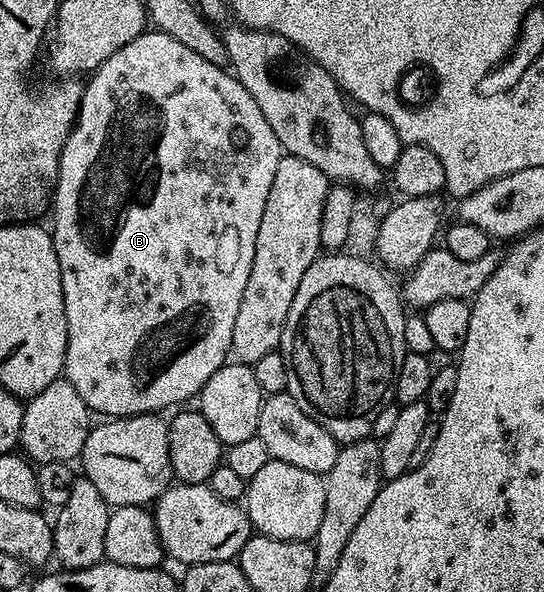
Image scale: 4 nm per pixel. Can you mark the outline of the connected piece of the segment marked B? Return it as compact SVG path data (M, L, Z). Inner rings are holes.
M146 29L142 35L135 37L123 49L111 53L103 65L88 76L89 84L84 84L81 92L81 108L77 114L77 122L73 124L73 132L67 137L63 145L63 153L59 161L59 173L57 174L57 190L53 193L51 204L51 216L53 215L53 227L51 234L55 253L59 257L59 273L63 281L63 301L67 313L67 353L65 354L65 370L63 377L71 385L75 385L75 393L83 397L83 401L89 407L90 412L101 414L101 417L124 417L127 415L148 415L150 413L164 412L164 407L176 408L185 405L189 398L200 396L203 385L220 367L225 366L231 355L231 333L235 330L235 317L239 314L239 301L243 301L243 289L247 286L247 277L251 277L251 261L255 261L255 237L259 237L259 221L263 221L263 209L267 206L267 193L271 193L271 181L275 181L275 169L279 169L279 161L282 157L281 146L271 133L271 125L267 125L267 117L255 105L255 97L243 89L243 85L222 64L207 61L207 57L199 57L192 49L187 49L183 41L175 41L167 33L156 29Z

